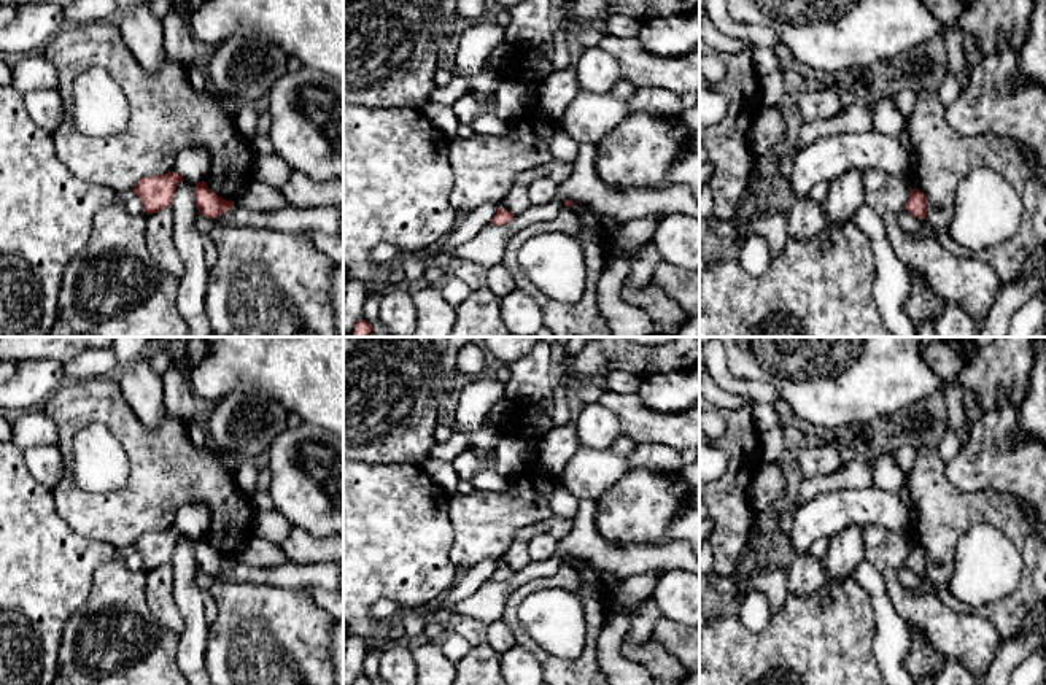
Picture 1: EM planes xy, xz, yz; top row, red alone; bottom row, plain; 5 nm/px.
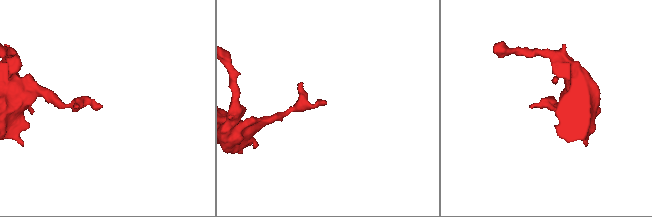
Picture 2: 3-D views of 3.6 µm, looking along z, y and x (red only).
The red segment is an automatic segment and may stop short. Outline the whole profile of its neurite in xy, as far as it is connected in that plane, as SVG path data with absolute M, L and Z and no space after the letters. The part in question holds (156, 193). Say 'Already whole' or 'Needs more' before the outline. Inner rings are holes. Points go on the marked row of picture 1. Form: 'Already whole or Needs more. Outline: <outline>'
Already whole. Outline: M176 172L145 176L132 189L143 203L143 213L153 215L172 205L175 189L184 178Z

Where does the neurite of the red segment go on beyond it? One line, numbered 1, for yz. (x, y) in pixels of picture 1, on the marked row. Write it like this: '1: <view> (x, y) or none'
1: none

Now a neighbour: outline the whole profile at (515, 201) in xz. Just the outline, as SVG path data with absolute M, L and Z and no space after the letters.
M536 168L523 170L517 175L509 194L499 203L499 208L506 208L513 216L526 208L528 188L539 178Z

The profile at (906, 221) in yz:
M901 210L898 215L898 226L901 230L917 234L922 227L924 219L911 215L908 210Z

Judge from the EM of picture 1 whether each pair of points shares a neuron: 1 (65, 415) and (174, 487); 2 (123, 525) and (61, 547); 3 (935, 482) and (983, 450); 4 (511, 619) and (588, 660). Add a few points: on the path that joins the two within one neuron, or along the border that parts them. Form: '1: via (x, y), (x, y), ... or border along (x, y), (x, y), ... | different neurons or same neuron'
1: via (94, 414), (110, 414), (154, 458) | same neuron
2: border along (59, 512), (75, 531), (108, 542), (120, 553) | different neurons
3: border along (945, 461), (954, 485), (983, 488) | different neurons
4: via (523, 639), (553, 668), (568, 668) | same neuron

